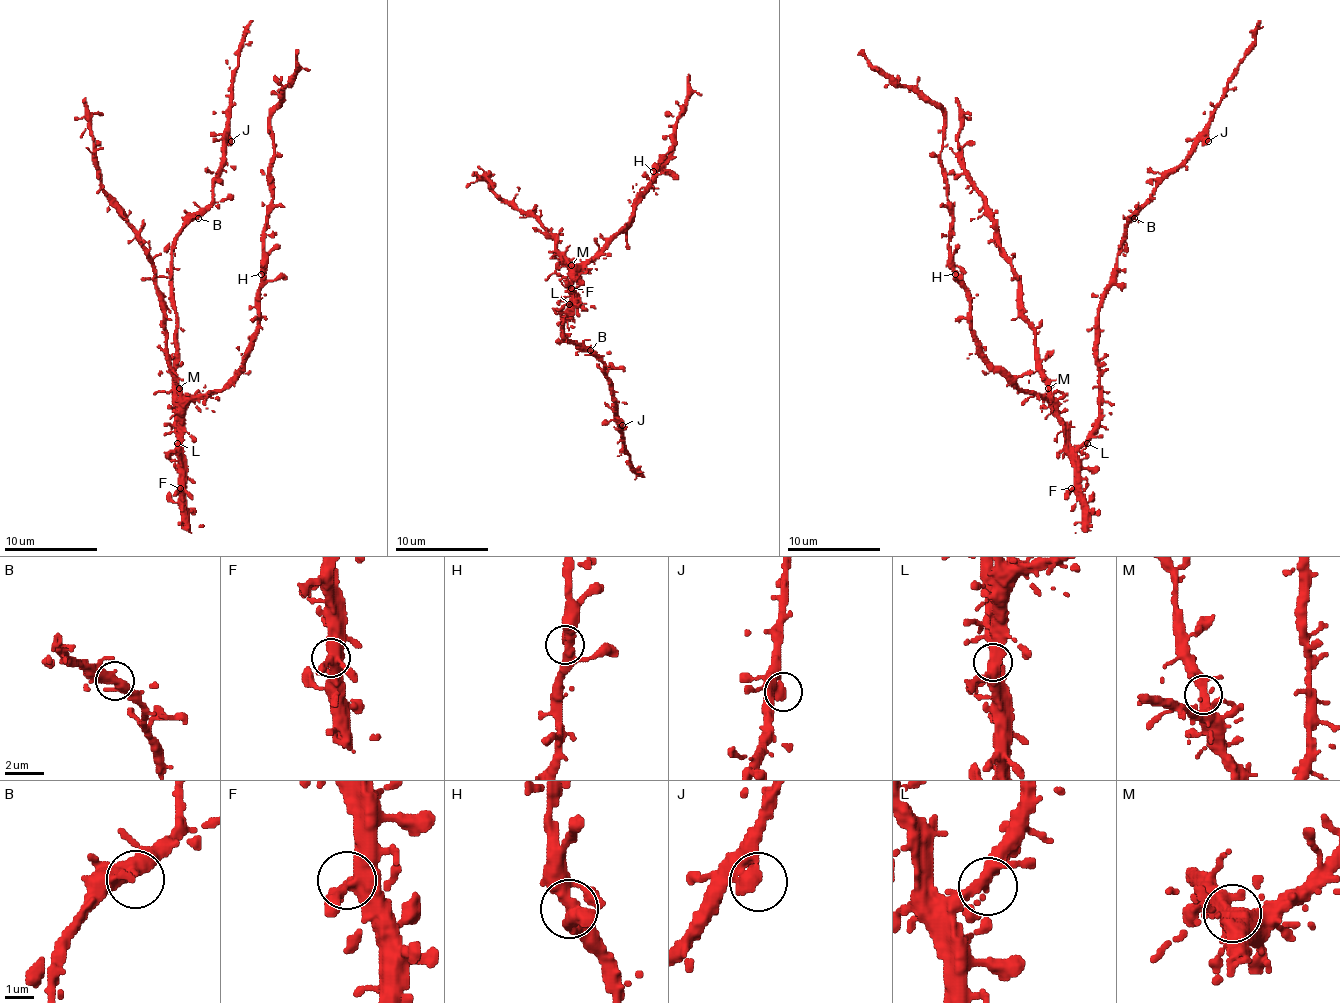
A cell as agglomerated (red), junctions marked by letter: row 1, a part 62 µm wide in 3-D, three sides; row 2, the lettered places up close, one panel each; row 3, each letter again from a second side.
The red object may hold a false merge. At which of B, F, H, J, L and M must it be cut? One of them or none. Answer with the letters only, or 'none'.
none

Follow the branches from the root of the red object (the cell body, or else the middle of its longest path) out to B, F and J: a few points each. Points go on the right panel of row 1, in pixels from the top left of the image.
B: (1069, 437), (1071, 443), (1078, 446), (1099, 418), (1097, 309), (1104, 288), (1113, 278), (1125, 227), (1134, 218)
F: (1069, 437), (1073, 467), (1071, 488)
J: (1069, 437), (1078, 446), (1099, 418), (1097, 309), (1113, 278), (1127, 220), (1199, 141), (1208, 141)

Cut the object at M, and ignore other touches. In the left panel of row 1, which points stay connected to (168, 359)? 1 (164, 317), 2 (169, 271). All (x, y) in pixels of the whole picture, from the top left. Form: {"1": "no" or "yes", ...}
{"1": "yes", "2": "no"}

